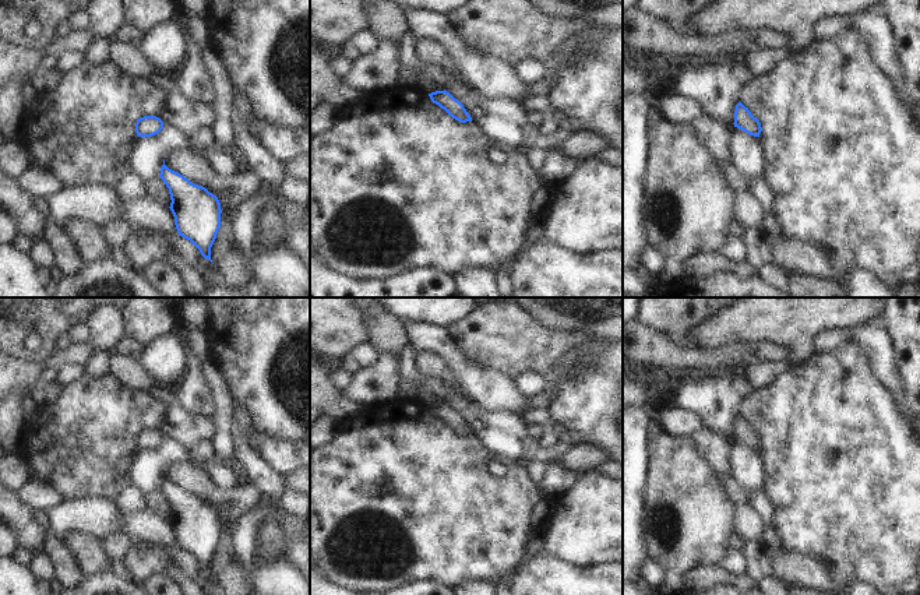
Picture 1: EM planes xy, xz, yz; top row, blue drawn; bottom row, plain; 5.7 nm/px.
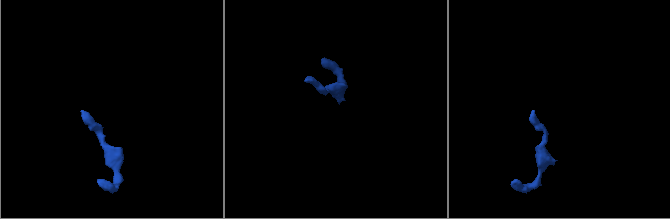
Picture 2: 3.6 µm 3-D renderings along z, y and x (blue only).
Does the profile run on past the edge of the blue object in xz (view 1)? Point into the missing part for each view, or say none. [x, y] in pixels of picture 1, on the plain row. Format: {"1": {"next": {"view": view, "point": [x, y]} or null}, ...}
{"1": {"next": null}}

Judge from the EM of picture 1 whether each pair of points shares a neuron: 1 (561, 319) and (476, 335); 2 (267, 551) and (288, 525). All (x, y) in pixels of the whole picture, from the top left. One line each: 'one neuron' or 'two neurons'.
1: two neurons
2: two neurons

